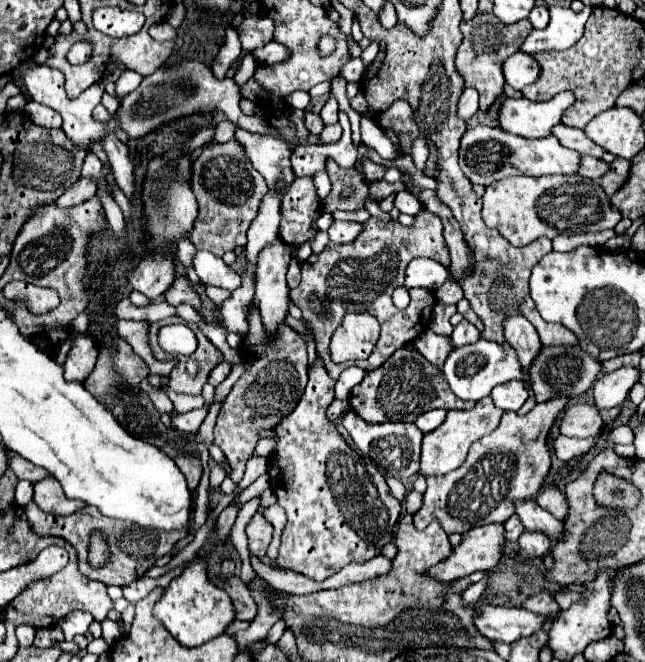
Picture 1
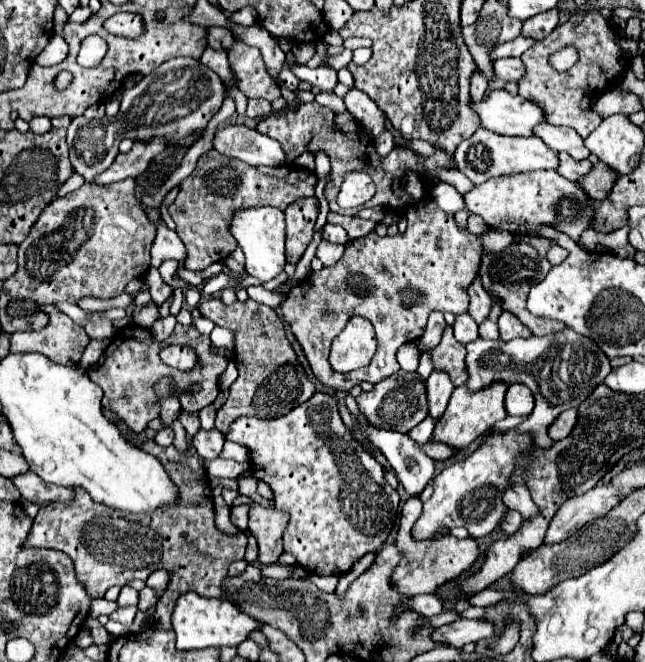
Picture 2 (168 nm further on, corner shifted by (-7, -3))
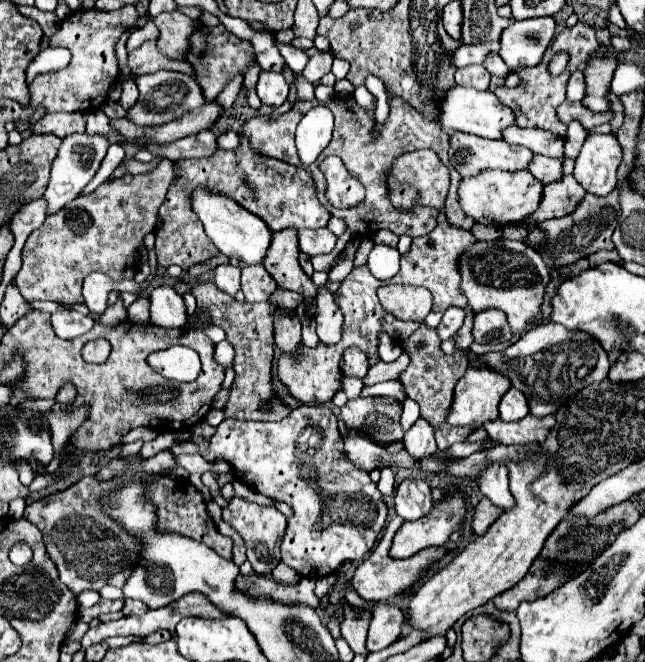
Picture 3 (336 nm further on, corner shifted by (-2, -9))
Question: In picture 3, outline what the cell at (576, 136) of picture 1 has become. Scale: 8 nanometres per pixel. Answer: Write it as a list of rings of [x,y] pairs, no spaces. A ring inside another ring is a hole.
[[[507,128],[505,142],[509,144],[521,144],[525,148],[531,148],[533,154],[543,154],[549,158],[557,158],[557,160],[565,160],[565,140],[561,140],[561,136],[547,132],[547,130],[533,130],[533,128]]]

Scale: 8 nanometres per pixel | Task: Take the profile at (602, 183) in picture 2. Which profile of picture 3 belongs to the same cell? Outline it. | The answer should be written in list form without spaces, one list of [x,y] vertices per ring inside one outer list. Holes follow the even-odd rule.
[[[573,174],[563,176],[559,182],[545,184],[545,200],[541,200],[541,208],[529,216],[529,220],[525,220],[525,226],[545,222],[549,218],[561,218],[573,212],[585,194],[585,188],[581,188]]]

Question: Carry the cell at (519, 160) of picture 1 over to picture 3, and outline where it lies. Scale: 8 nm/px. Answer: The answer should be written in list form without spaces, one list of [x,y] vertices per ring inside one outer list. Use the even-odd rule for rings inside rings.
[[[465,132],[451,134],[449,160],[453,168],[463,176],[477,176],[481,170],[527,170],[533,152],[523,146],[513,146],[505,140],[487,140]]]

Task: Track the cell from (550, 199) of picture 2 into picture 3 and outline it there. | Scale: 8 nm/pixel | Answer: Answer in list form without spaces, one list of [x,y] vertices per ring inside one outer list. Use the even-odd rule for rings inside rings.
[[[481,172],[481,176],[463,178],[459,184],[459,200],[461,208],[467,216],[475,218],[475,222],[495,228],[505,228],[529,218],[541,204],[543,184],[529,172]]]

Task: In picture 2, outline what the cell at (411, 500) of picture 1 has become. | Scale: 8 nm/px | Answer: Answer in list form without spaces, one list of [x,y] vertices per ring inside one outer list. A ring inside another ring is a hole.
[[[408,498],[402,514],[400,514],[400,528],[398,528],[398,536],[394,540],[394,546],[398,546],[398,550],[402,552],[402,558],[398,562],[398,566],[392,570],[390,576],[390,584],[394,586],[394,590],[398,590],[398,594],[402,596],[418,596],[418,594],[432,594],[436,588],[440,588],[442,584],[454,580],[456,576],[460,576],[464,570],[468,570],[474,560],[478,558],[478,544],[474,538],[466,538],[466,540],[458,540],[452,534],[440,539],[422,540],[416,542],[410,536],[410,528],[412,522],[420,516],[422,512],[422,502],[420,498]],[[448,546],[448,548],[446,548]]]

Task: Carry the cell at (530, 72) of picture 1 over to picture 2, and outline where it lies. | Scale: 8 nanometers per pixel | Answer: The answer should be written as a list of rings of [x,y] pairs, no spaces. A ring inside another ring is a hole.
[[[500,58],[500,60],[494,60],[494,72],[502,80],[518,82],[524,76],[524,66],[520,58]]]

